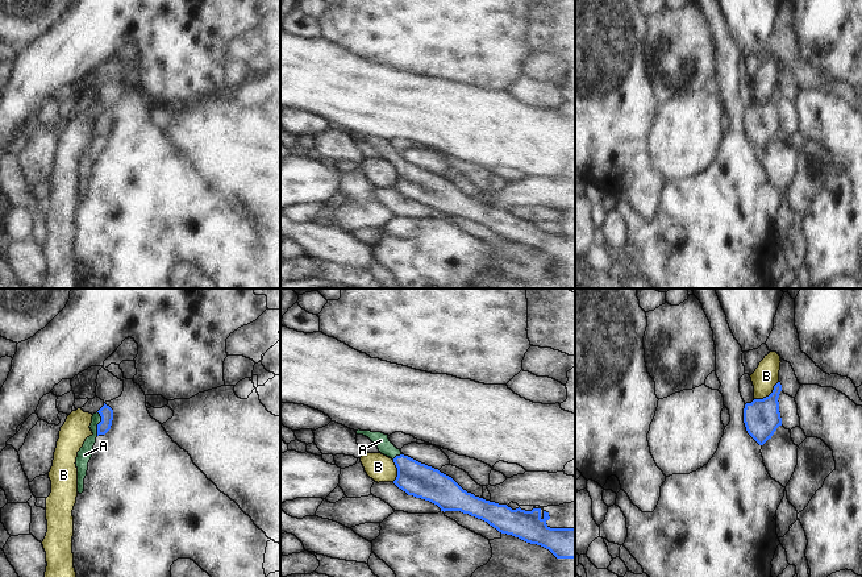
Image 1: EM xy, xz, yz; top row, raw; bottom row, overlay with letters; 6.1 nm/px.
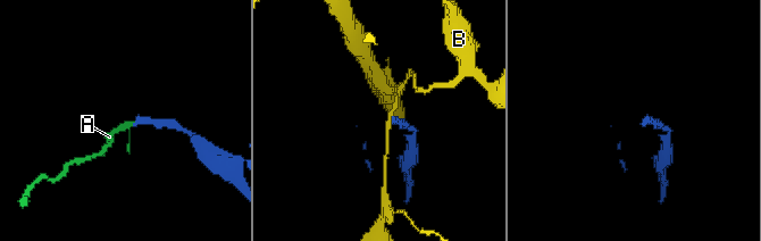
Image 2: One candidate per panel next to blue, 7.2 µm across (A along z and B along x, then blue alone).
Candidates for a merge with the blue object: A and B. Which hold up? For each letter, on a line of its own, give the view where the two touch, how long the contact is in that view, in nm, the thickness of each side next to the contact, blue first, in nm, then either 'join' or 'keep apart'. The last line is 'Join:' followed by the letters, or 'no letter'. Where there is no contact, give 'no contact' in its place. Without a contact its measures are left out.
A: meets blue in xy; contact 150 nm long; 80 nm thick on the blue side, 90 nm on the other; join
B: meets blue in yz; contact 190 nm long; 220 nm thick on the blue side, 160 nm on the other; keep apart
Join: A

